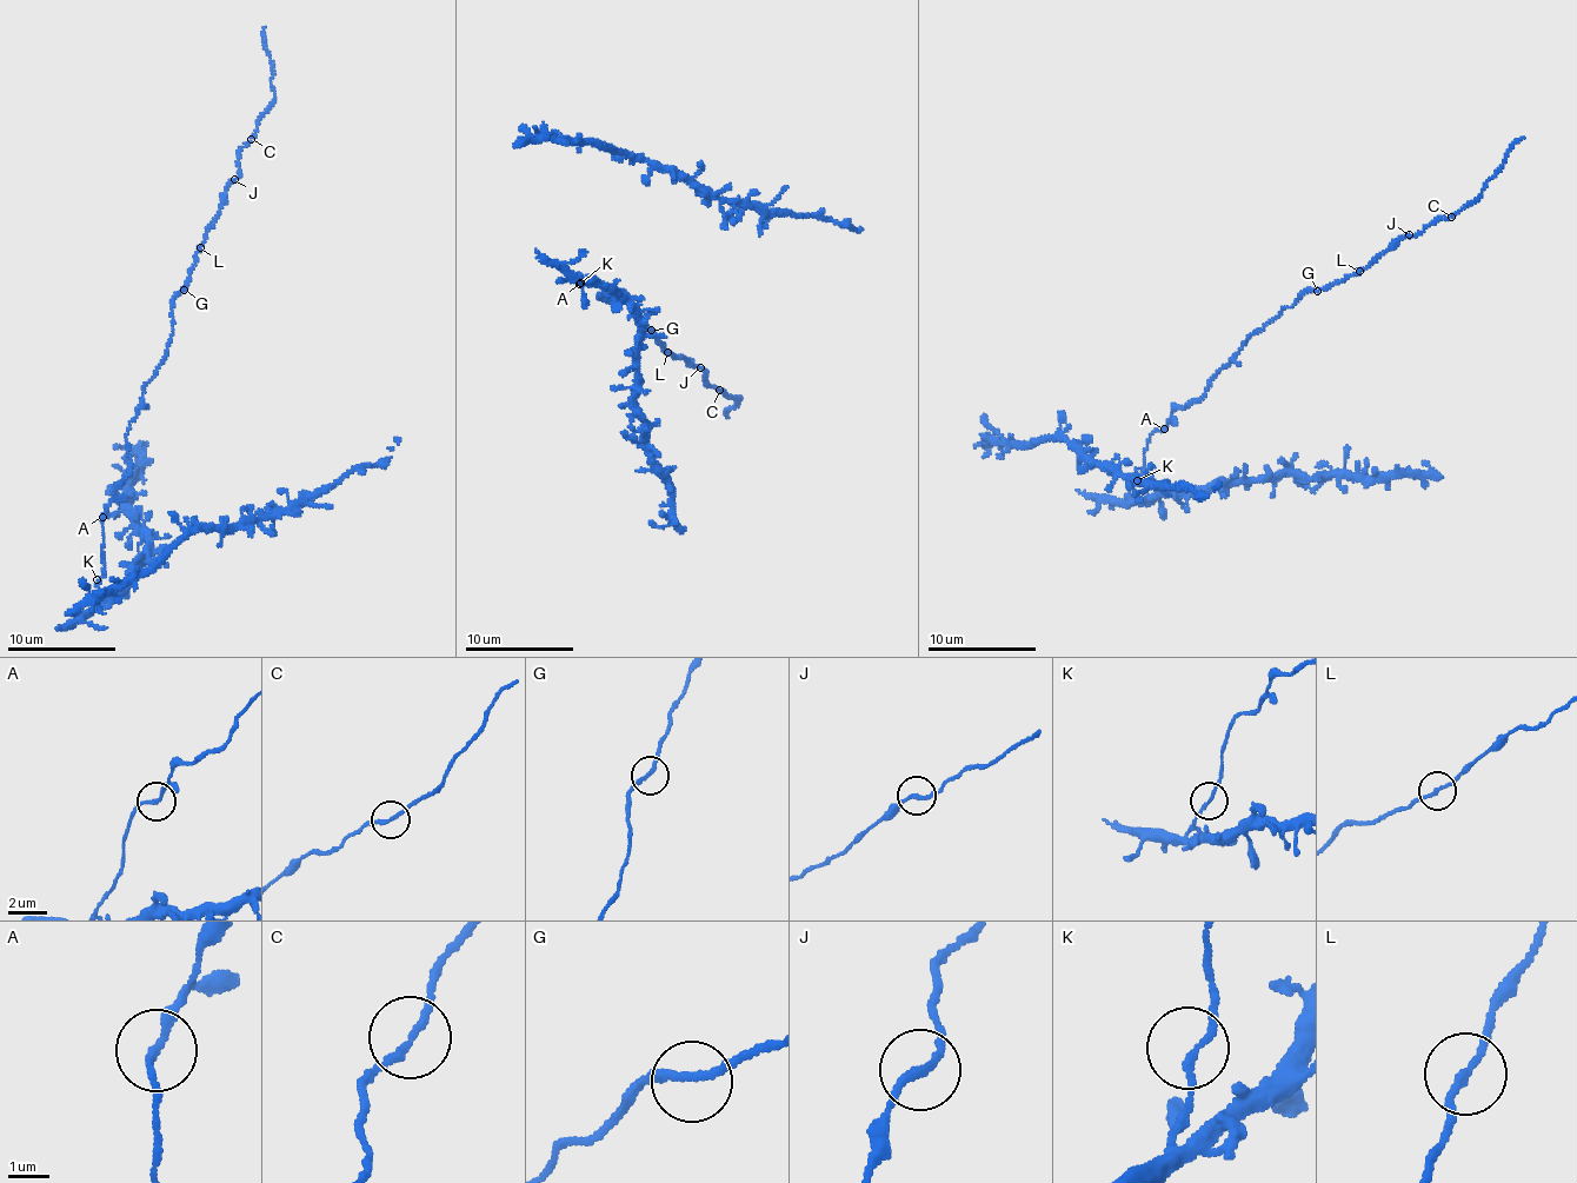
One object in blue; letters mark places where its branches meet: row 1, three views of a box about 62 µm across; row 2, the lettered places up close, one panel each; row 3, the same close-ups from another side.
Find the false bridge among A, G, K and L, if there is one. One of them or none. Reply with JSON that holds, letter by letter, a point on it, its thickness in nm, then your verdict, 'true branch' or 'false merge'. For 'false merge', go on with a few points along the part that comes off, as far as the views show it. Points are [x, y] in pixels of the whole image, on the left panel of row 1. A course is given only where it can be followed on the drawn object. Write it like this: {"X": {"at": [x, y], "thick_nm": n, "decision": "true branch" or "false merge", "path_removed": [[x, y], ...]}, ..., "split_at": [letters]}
{"A": {"at": [102, 517], "thick_nm": 180, "decision": "true branch"}, "G": {"at": [184, 290], "thick_nm": 180, "decision": "true branch"}, "K": {"at": [97, 579], "thick_nm": 160, "decision": "true branch"}, "L": {"at": [200, 247], "thick_nm": 180, "decision": "true branch"}, "split_at": []}

